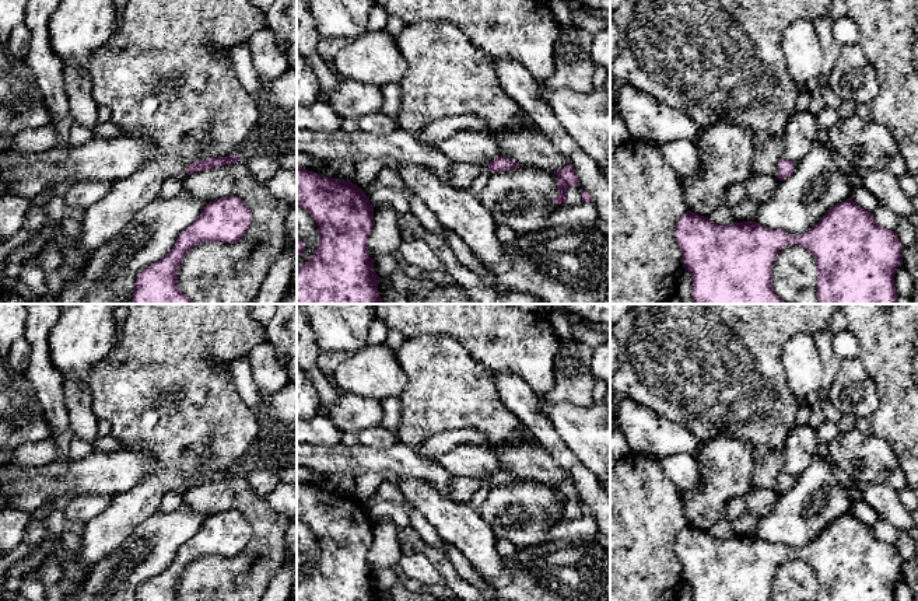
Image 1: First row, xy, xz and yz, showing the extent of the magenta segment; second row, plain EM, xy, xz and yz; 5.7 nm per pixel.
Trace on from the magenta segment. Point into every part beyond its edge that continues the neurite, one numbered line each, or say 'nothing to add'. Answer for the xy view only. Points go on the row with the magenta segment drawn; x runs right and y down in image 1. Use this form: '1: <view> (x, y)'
nothing to add

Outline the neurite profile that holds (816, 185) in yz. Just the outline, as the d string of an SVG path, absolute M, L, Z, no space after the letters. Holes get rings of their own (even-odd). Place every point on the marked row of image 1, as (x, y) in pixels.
M819 140L795 164L793 174L779 182L774 195L761 203L756 223L791 234L803 234L835 205L851 198L852 185L835 165L831 146Z

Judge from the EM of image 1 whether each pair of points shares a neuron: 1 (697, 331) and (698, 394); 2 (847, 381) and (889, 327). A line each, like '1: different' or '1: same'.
1: same
2: different

